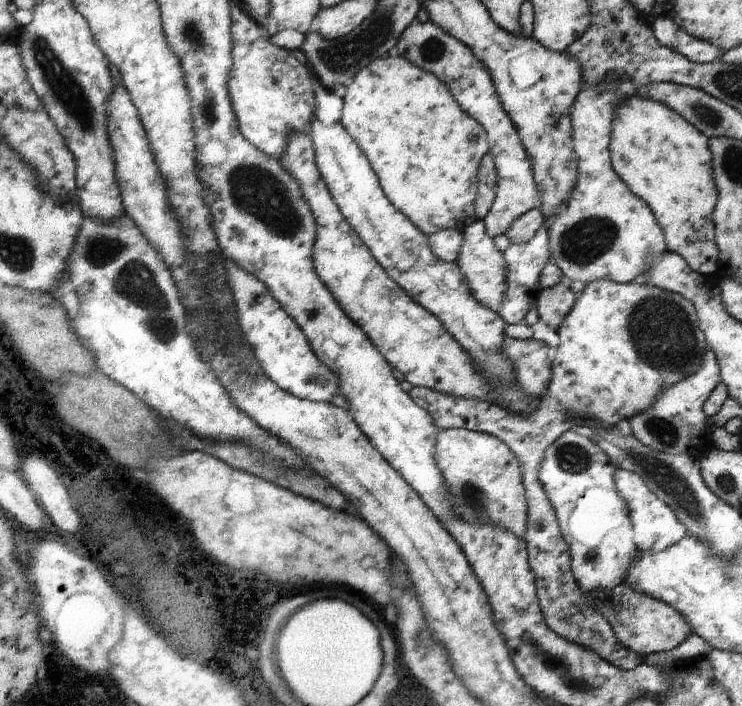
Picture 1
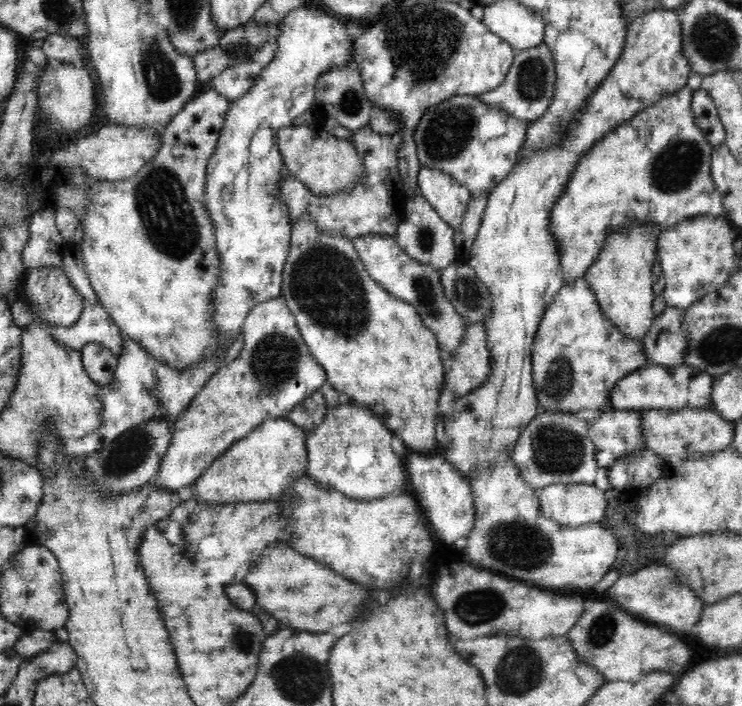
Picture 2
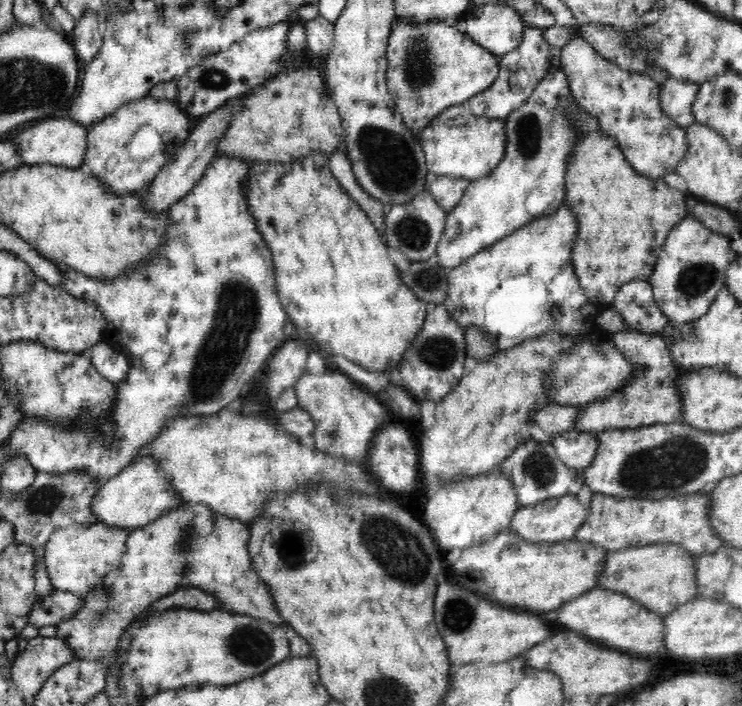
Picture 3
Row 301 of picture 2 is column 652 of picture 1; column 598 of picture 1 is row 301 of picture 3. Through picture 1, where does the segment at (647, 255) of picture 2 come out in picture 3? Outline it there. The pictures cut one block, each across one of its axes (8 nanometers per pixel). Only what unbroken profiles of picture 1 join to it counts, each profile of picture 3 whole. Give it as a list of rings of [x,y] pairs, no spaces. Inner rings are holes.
[[[572,105],[569,110],[573,110],[577,130],[581,132],[581,139],[577,142],[565,174],[566,203],[578,217],[578,238],[572,249],[572,265],[588,300],[595,307],[610,308],[624,284],[635,280],[648,281],[652,276],[671,230],[686,216],[690,216],[686,193],[669,188],[664,179],[638,175],[626,161],[616,140],[606,137],[598,129],[598,121],[594,117],[590,117],[579,105]]]

